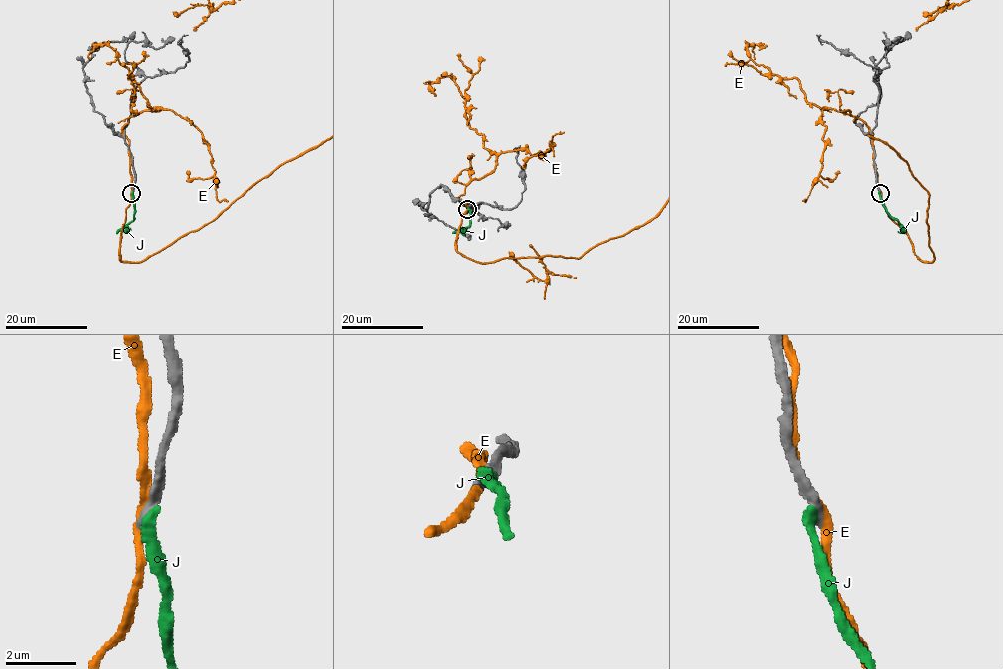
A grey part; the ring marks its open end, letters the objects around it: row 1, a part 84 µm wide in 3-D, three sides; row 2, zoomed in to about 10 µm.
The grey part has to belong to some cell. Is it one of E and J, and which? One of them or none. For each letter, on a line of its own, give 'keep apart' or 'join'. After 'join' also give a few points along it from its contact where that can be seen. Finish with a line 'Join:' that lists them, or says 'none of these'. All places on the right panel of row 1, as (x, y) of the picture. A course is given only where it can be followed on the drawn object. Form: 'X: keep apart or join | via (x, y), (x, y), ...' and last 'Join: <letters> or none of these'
E: keep apart
J: keep apart
Join: none of these

